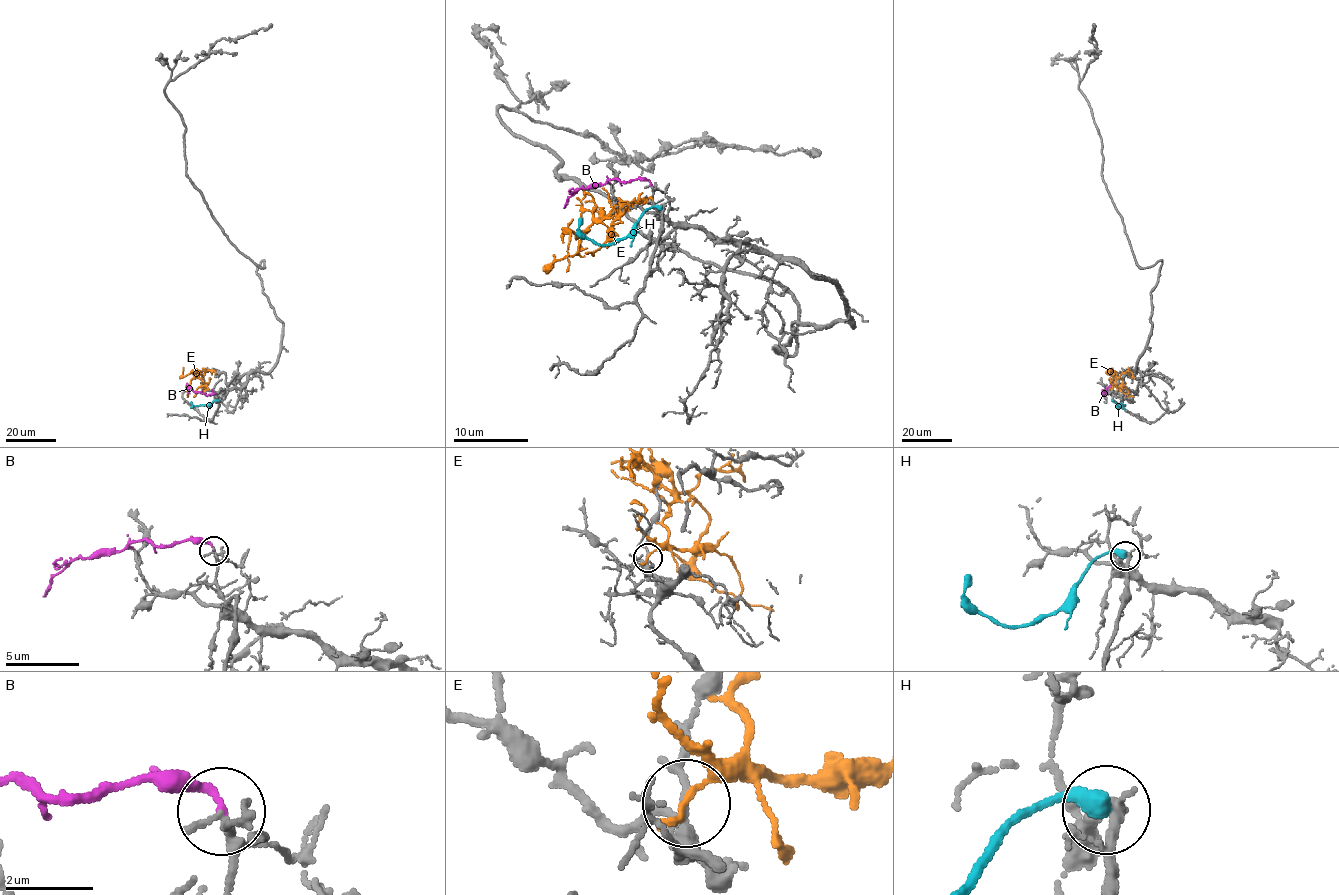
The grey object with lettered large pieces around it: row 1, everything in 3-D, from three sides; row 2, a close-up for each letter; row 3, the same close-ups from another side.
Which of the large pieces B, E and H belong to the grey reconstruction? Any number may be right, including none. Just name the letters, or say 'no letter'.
B

